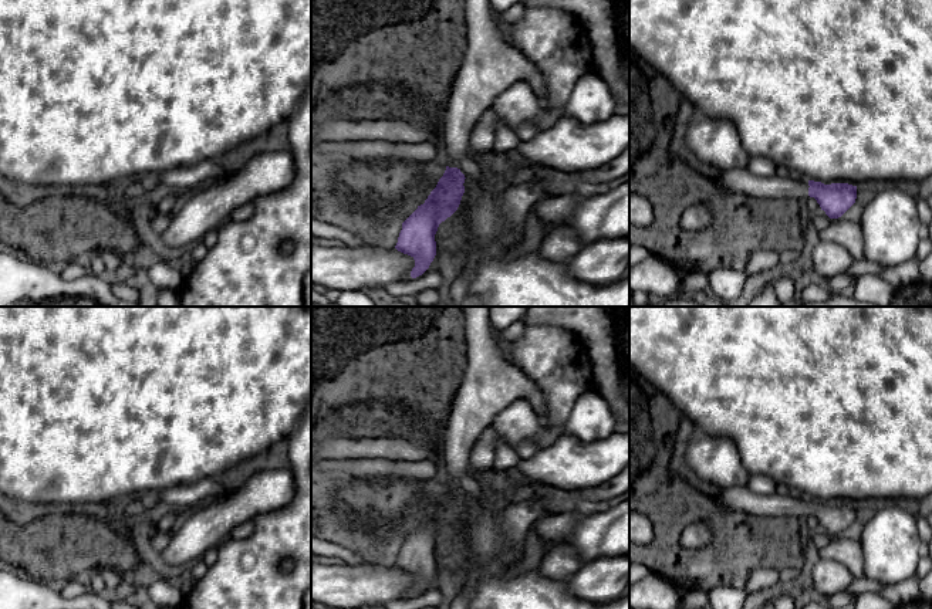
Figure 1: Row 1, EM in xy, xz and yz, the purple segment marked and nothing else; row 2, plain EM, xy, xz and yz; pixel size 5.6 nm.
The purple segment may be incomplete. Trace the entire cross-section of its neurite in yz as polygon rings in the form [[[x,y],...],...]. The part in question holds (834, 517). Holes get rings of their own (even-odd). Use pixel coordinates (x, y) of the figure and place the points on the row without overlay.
[[[746,485],[720,490],[712,497],[725,511],[739,511],[757,517],[808,517],[814,515],[830,537],[841,535],[857,517],[857,504],[848,501],[824,503],[814,498],[760,495]]]

